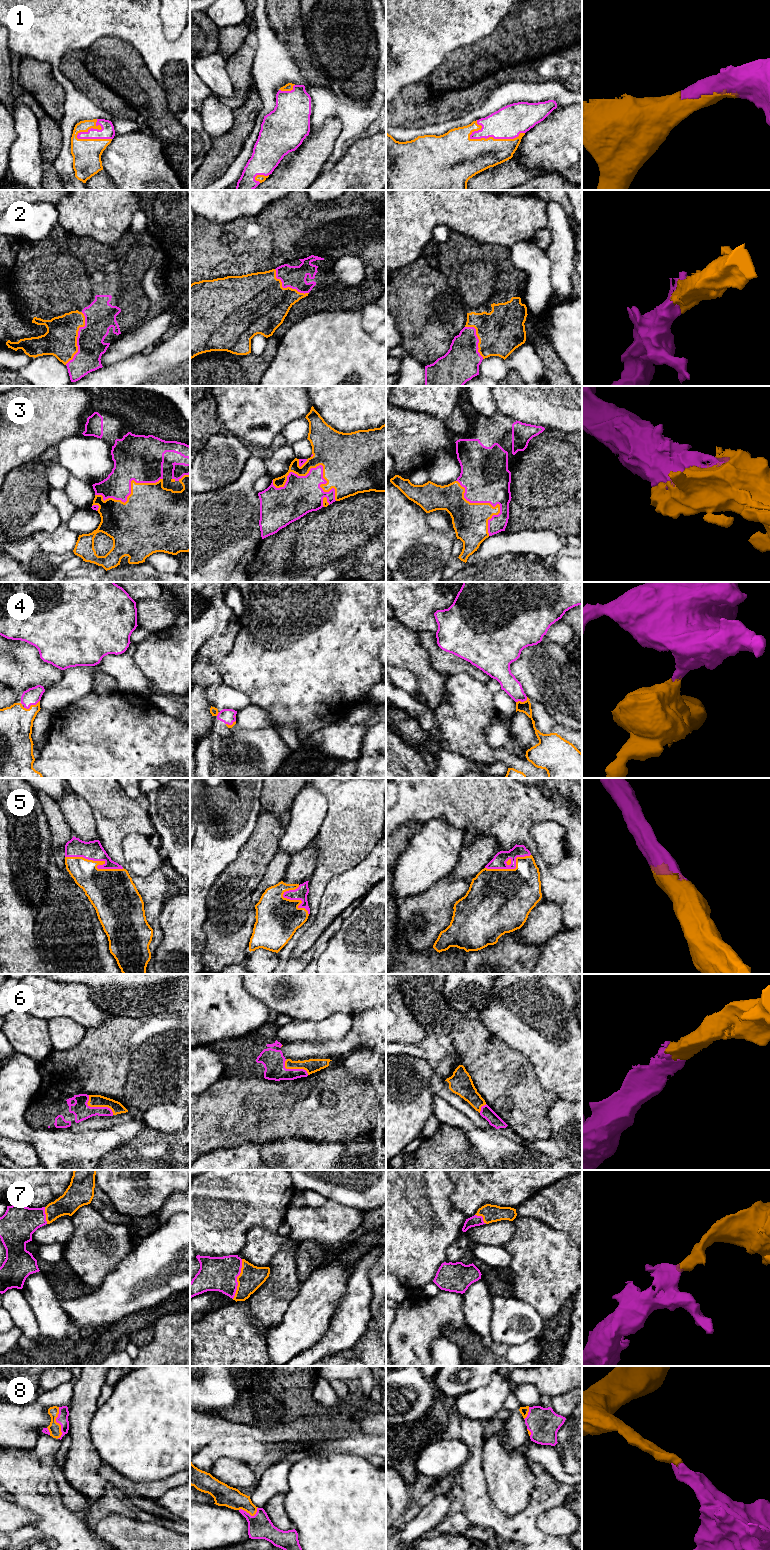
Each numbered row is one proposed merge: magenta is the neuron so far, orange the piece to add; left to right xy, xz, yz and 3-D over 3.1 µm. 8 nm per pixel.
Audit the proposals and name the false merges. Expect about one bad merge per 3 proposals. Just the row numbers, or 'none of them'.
none of them

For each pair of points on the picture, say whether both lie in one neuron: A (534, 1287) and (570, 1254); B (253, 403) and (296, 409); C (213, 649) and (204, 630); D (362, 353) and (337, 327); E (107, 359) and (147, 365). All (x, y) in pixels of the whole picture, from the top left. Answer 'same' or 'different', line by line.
A: same
B: same
C: different
D: same
E: different

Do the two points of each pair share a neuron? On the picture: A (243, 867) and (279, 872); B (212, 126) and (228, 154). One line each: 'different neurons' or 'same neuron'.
A: different neurons
B: different neurons

